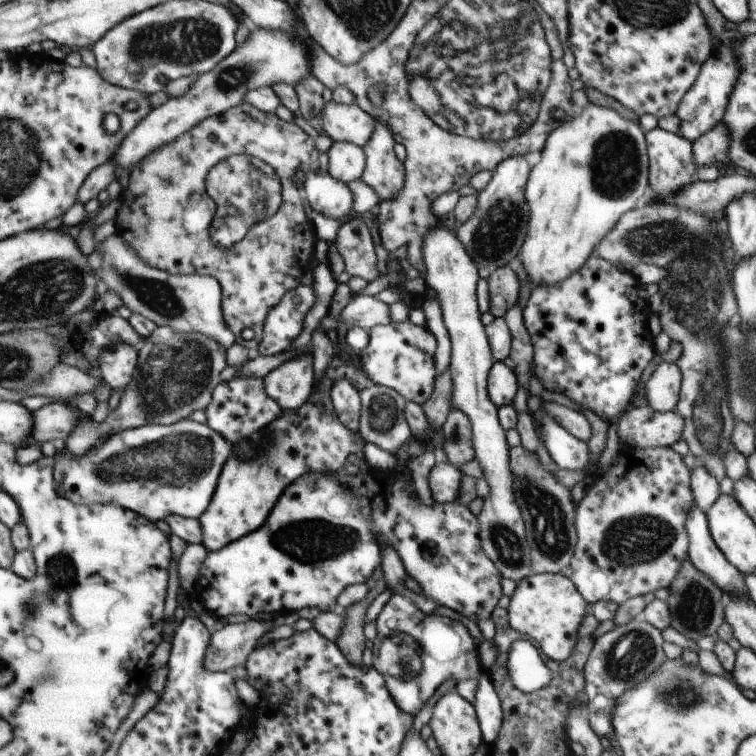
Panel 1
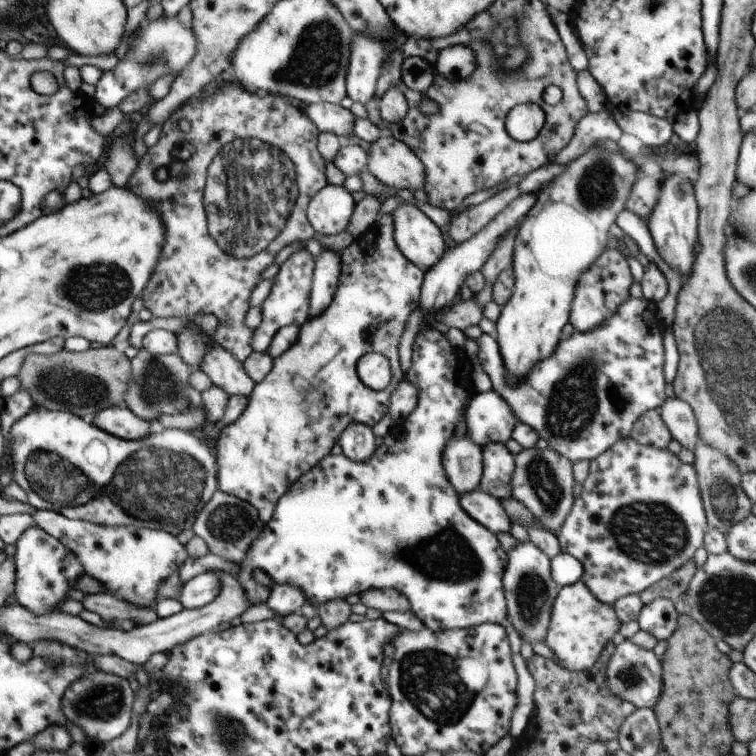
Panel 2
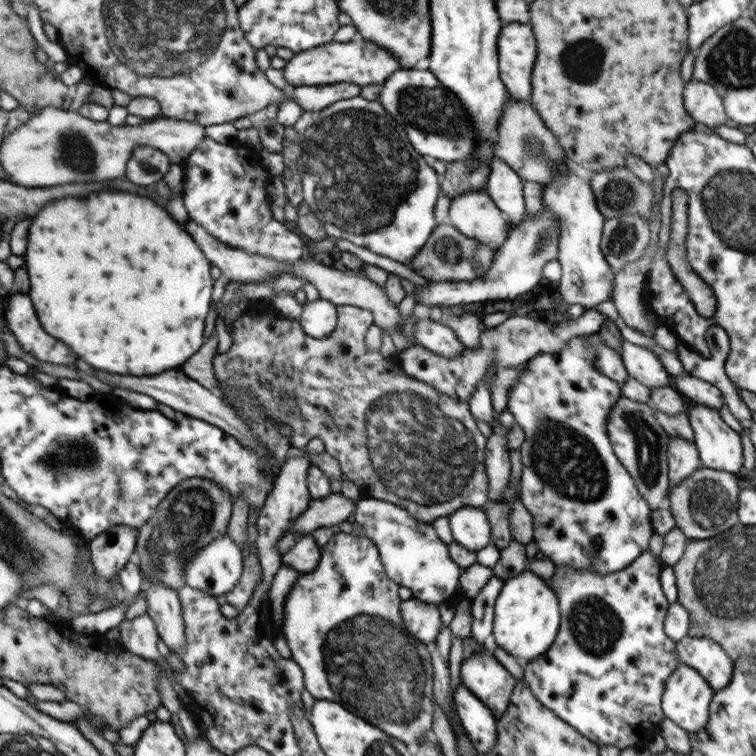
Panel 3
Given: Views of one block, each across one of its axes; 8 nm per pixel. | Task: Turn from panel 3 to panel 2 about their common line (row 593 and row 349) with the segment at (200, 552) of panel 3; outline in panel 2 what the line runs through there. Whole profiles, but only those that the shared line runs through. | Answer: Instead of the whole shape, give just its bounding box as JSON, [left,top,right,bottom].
[200,335,256,397]

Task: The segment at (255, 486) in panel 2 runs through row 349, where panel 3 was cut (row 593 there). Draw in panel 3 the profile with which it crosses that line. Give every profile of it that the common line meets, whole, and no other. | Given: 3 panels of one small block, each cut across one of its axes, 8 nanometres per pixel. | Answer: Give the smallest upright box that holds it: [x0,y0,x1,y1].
[278,531,434,745]

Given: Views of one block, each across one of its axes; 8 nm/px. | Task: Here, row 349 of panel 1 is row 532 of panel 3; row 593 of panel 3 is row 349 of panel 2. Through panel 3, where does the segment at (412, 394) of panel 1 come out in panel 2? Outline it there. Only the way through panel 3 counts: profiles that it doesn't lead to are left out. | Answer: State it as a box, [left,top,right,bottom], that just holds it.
[238,326,536,737]

